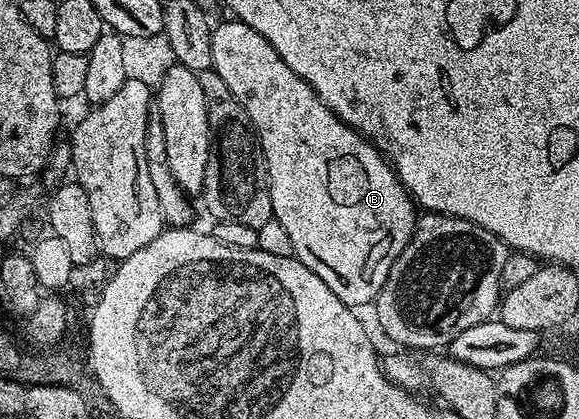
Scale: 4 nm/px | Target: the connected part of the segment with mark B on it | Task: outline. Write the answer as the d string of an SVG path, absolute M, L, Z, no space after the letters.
M239 21L231 22L215 24L212 27L212 36L210 37L212 70L218 73L218 77L222 77L222 81L226 81L230 93L234 93L234 97L238 97L238 105L242 105L242 109L246 109L246 113L250 113L252 130L260 139L260 148L264 154L264 166L268 169L268 188L270 189L273 216L278 221L282 221L282 226L286 228L286 233L294 245L295 258L299 259L302 265L306 265L306 269L310 269L310 273L318 273L318 277L322 277L322 281L326 281L326 285L330 285L330 289L342 302L353 309L360 309L363 303L371 304L382 289L394 261L400 256L402 249L406 249L412 232L416 229L418 208L412 202L412 197L402 185L402 181L397 177L392 164L381 155L375 145L368 142L356 128L342 122L321 101L318 93L314 93L311 85L302 81L302 77L298 77L298 73L294 73L294 69L290 69L290 65L286 65L286 61L282 61L278 49L274 49L274 45L270 45L270 41L266 41L266 37L262 37L257 31L250 29L250 25Z

